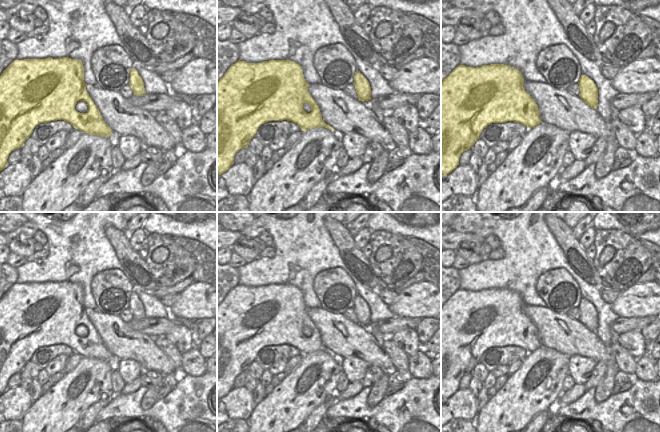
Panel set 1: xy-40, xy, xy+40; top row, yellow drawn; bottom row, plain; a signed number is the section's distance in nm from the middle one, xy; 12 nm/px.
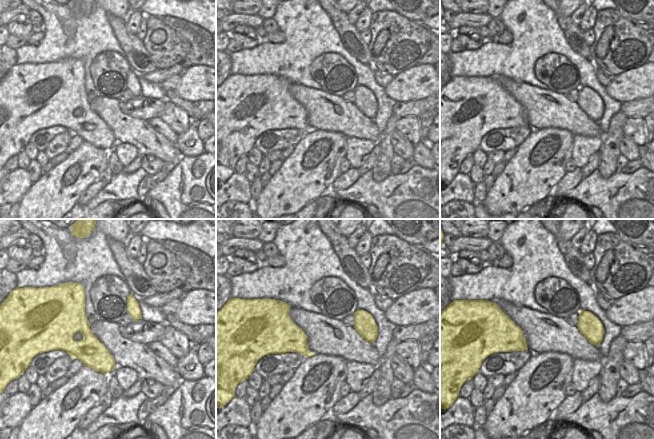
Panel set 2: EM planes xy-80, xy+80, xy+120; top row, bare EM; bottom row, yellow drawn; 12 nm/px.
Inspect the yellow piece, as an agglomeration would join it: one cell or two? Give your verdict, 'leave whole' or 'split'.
leave whole

